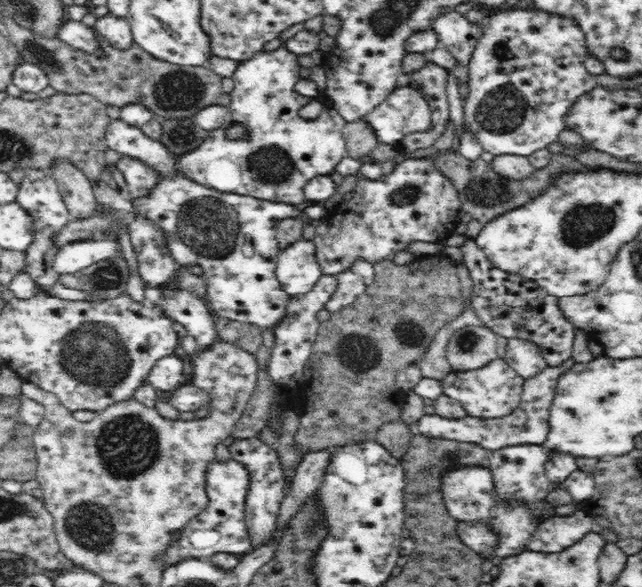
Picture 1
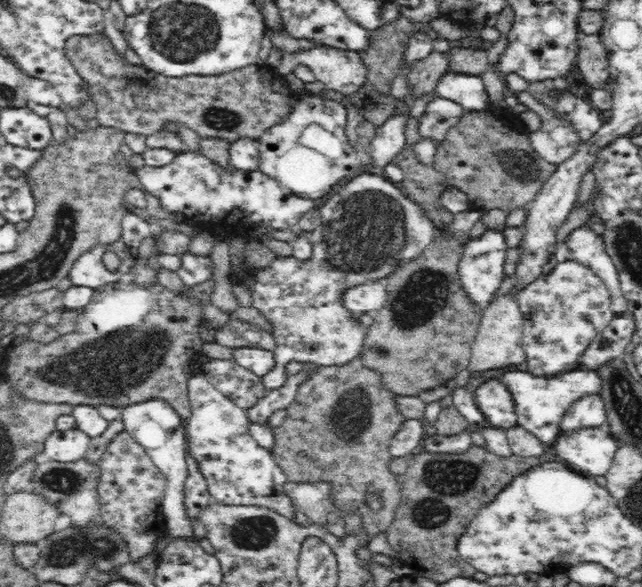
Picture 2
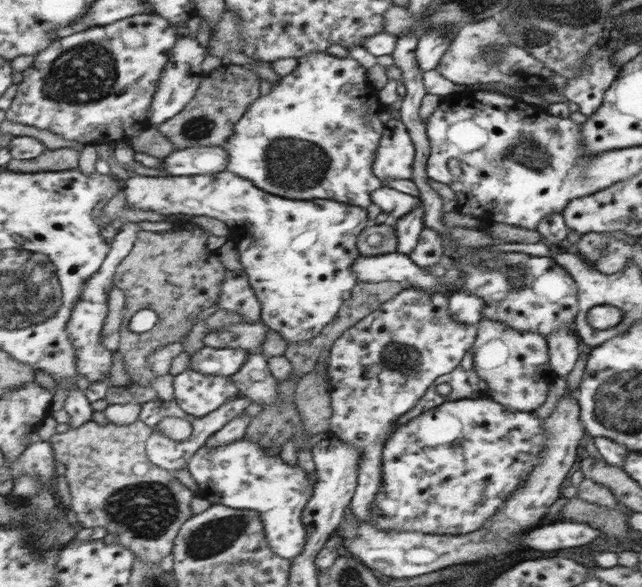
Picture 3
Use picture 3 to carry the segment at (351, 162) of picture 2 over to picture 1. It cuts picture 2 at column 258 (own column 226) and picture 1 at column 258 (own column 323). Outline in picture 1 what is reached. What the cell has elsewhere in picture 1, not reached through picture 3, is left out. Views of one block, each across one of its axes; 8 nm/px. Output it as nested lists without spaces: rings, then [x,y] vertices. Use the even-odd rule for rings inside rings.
[[[280,47],[272,52],[258,52],[253,58],[240,62],[237,72],[231,77],[234,81],[234,90],[229,94],[230,104],[226,106],[224,125],[208,131],[208,136],[198,148],[177,156],[179,169],[184,176],[220,192],[240,193],[260,200],[279,201],[295,206],[306,204],[304,188],[307,182],[316,176],[330,175],[330,172],[333,172],[347,156],[347,144],[343,133],[347,122],[331,107],[323,108],[313,121],[300,116],[300,109],[306,107],[311,98],[294,91],[295,84],[301,79],[298,57],[295,53]],[[232,126],[240,126],[245,131],[245,136],[232,140],[229,135]]]

